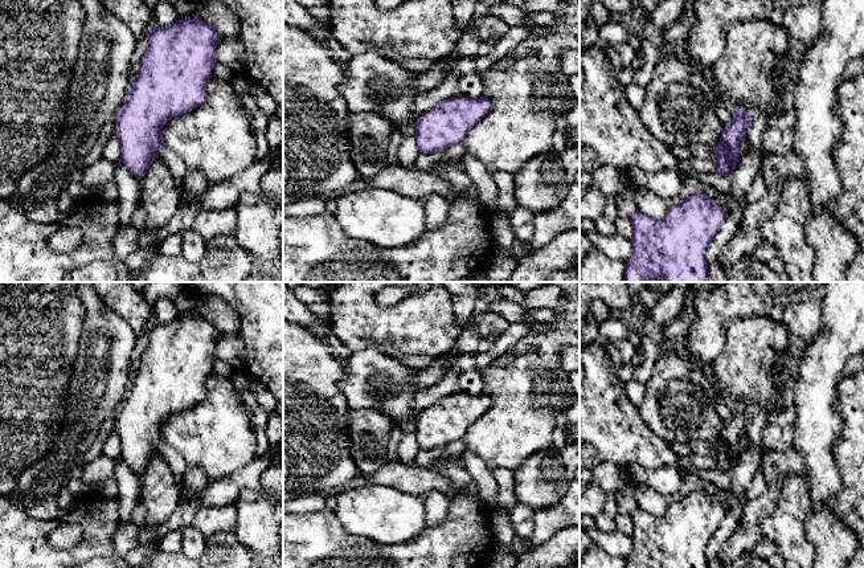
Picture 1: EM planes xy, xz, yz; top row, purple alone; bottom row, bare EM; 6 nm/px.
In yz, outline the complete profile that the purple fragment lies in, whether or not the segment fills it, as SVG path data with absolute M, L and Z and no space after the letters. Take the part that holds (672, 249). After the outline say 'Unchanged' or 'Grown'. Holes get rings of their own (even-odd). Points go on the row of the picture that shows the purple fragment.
M704 192L673 205L662 220L636 211L630 220L632 253L626 263L625 282L707 282L707 249L726 217L728 213Z. Unchanged

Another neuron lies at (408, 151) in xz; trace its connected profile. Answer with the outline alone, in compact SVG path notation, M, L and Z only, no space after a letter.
M408 123L400 130L402 134L402 143L397 154L398 162L405 168L414 168L414 162L421 154L415 143L415 123Z

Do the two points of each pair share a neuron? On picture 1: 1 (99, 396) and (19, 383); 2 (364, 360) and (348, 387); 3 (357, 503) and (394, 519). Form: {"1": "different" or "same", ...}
{"1": "different", "2": "same", "3": "same"}

